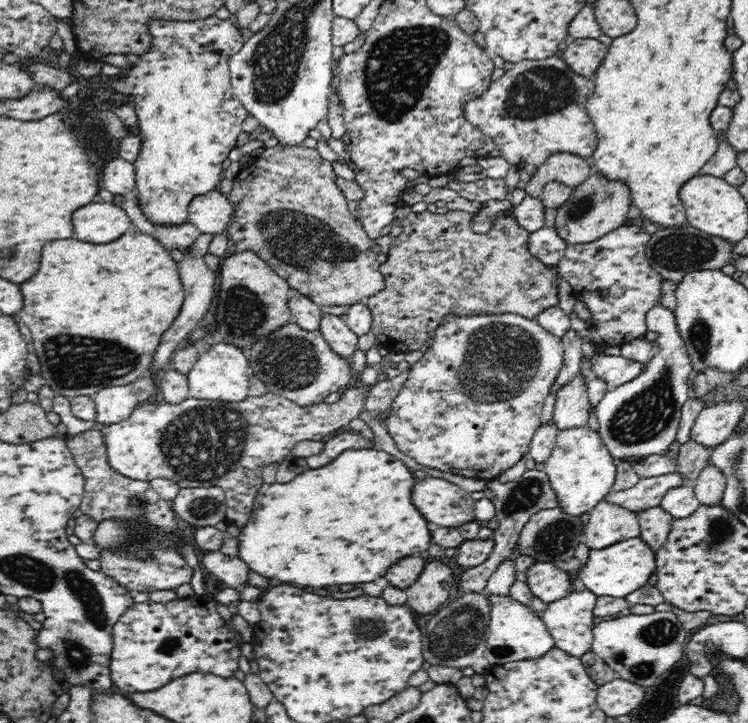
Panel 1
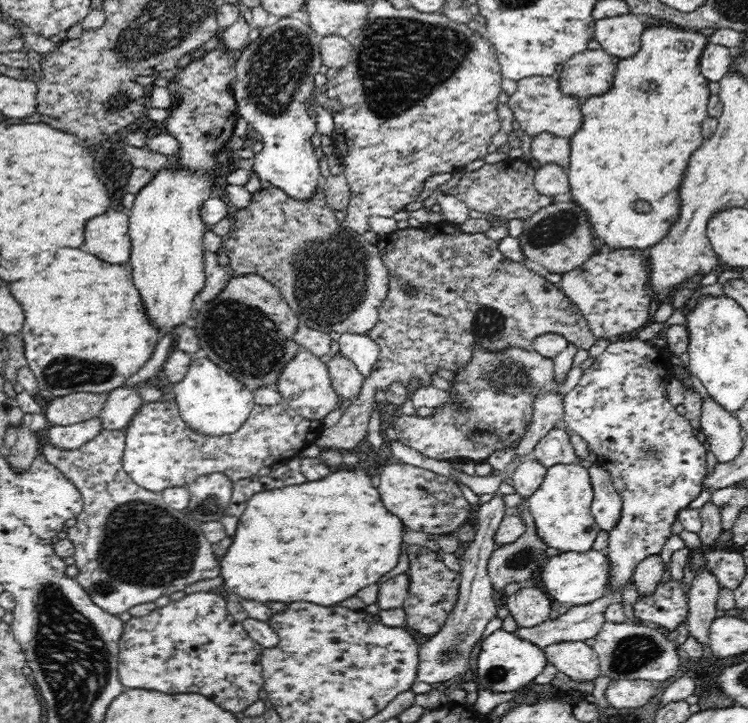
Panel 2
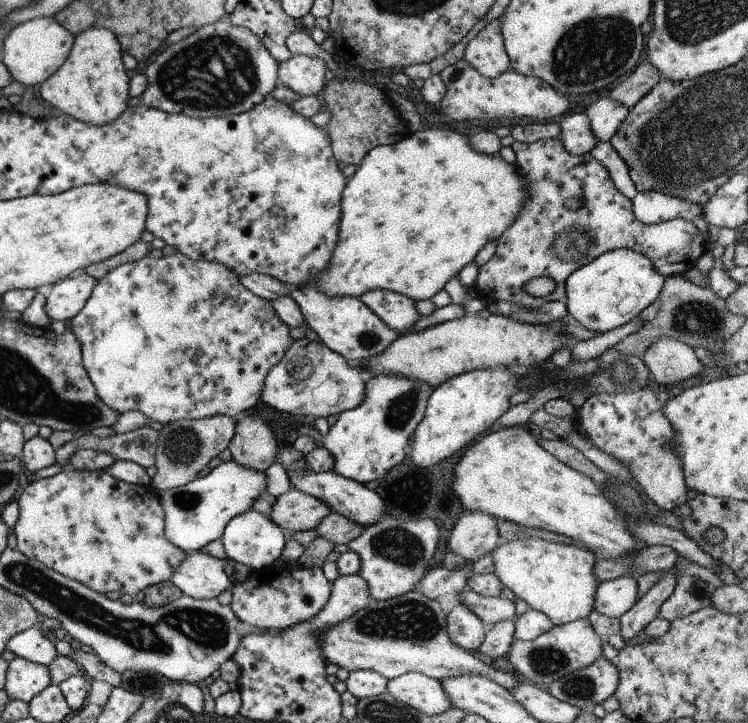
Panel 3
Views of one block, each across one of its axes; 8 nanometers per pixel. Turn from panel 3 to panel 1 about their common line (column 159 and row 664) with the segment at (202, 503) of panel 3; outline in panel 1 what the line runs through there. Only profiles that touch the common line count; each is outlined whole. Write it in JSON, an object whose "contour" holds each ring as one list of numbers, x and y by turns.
{"contour":[[489,596,491,601,490,633,486,640,484,656,490,666,504,666,522,660,540,660,554,647,553,638,546,630,539,614,515,602,511,597]]}

